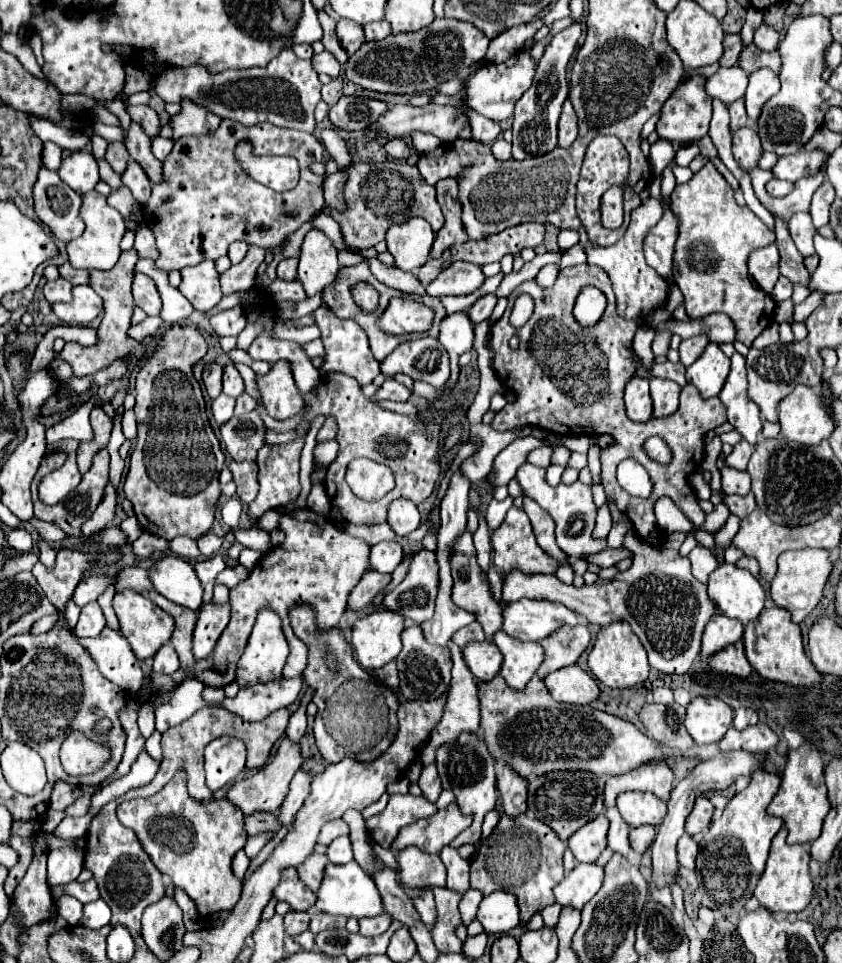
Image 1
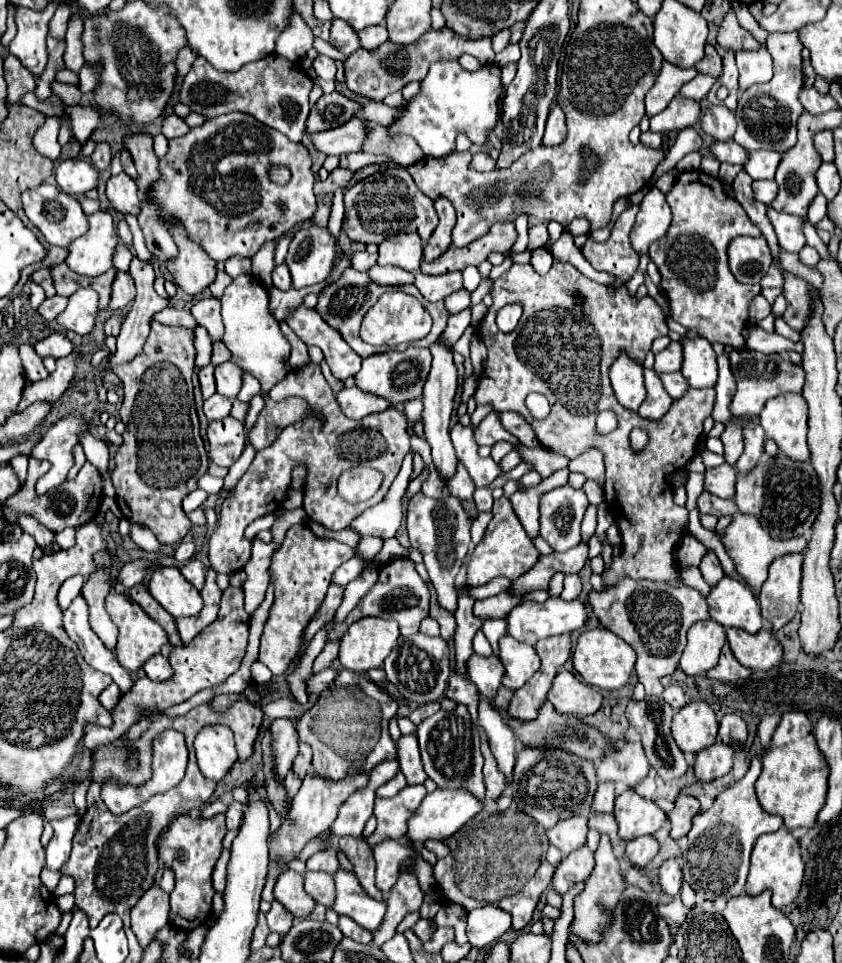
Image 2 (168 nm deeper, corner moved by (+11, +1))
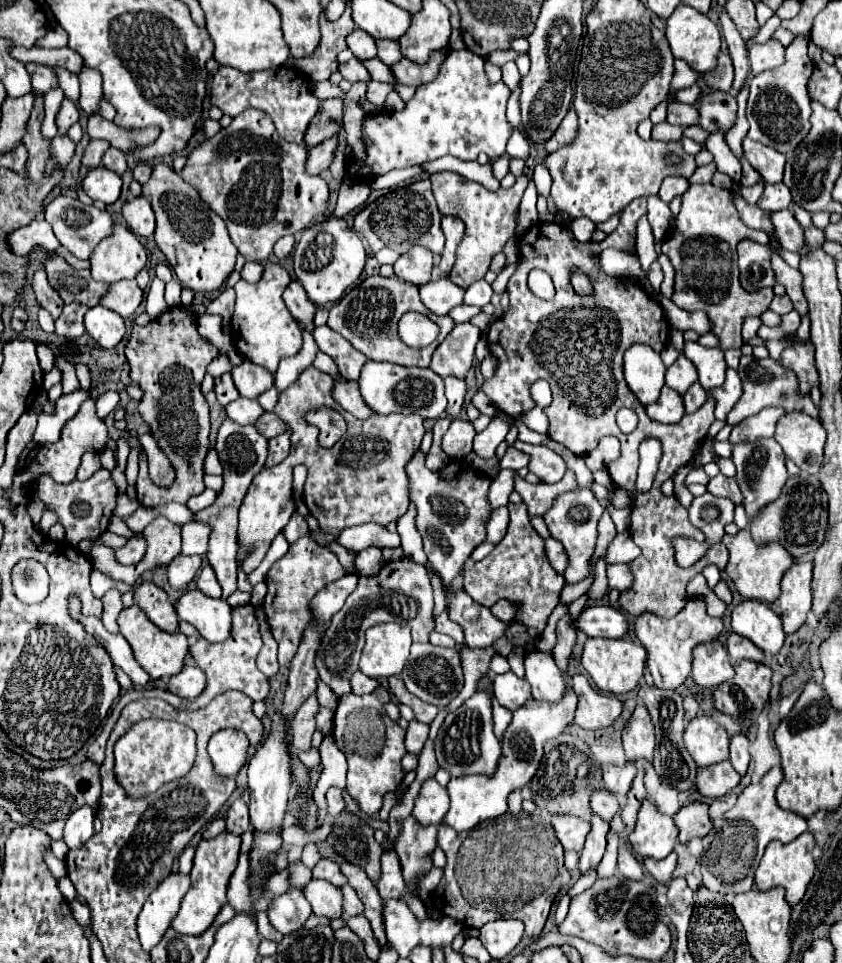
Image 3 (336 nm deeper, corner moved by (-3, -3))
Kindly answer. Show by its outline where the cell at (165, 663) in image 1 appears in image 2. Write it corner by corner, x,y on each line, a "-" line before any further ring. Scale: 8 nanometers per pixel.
163,654
151,656
151,658
145,662
143,670
145,670
145,674
147,674
151,680
155,680
155,682
163,682
163,680
167,680
167,678
173,676
171,664
169,664
169,660
167,660

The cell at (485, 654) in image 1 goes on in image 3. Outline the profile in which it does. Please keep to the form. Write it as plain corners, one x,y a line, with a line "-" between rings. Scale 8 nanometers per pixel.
513,672
493,678
493,694
497,702
511,712
521,708
527,700
531,700
531,688
527,680
515,676

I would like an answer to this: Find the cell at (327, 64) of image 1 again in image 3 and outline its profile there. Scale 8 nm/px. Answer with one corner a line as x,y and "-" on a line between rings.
351,58
351,60
345,62
345,64
339,64
339,72
341,72
343,78
349,80
349,82
369,82
369,80
371,80
367,68
365,68
363,62
357,60
357,58

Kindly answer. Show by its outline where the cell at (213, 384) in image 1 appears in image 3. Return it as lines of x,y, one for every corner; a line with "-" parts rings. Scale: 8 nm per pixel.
231,372
215,378
215,394
217,394
217,400
221,406
227,406
229,402
237,400
239,398
239,392
233,384
233,378
231,378

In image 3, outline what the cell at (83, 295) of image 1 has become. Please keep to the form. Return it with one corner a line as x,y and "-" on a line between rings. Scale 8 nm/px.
93,306
85,314
85,326
89,336
101,346
101,348
115,348
125,338
125,320
103,306

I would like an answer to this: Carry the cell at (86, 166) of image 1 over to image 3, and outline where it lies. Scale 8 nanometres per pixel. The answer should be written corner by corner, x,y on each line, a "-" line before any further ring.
99,166
99,168
91,168
87,172
87,176
83,178
83,188
85,192
93,198
93,200
101,200
107,206
115,204
121,196
121,186
123,180
119,174

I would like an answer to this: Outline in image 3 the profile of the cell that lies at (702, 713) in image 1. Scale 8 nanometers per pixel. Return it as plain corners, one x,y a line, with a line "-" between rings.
709,716
693,718
685,728
683,740
699,768
707,768
729,758
729,734

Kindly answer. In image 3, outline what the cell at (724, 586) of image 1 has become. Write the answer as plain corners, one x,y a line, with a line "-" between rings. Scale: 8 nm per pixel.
745,600
731,616
731,628
735,634
749,638
759,650
777,654
785,642
785,632
779,616
765,602

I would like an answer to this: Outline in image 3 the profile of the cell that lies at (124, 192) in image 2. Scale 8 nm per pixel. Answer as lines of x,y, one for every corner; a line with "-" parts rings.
145,196
129,198
123,206
123,218
129,224
129,228
143,238
151,238
155,232
155,216
151,210
151,204

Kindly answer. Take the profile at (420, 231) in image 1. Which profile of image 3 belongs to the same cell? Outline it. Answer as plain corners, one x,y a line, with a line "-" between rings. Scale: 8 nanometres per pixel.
419,246
411,248
393,264
393,268
395,268
395,274
405,282
423,286
431,280
433,254
427,248
419,248

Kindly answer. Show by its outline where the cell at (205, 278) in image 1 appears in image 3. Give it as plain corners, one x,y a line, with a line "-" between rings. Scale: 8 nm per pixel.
157,164
149,182
143,186
143,196
149,198
157,228
155,242
157,248
165,254
169,268
179,278
181,286
195,292
213,292
217,290
235,268
237,248
229,238
225,222
201,200
199,192
191,184
183,182
181,176
167,164

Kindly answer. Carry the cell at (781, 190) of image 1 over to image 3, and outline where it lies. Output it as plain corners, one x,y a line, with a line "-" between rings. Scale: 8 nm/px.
767,184
763,196
757,202
757,206
767,212
785,210
789,208
789,204
791,204
791,192
785,184

